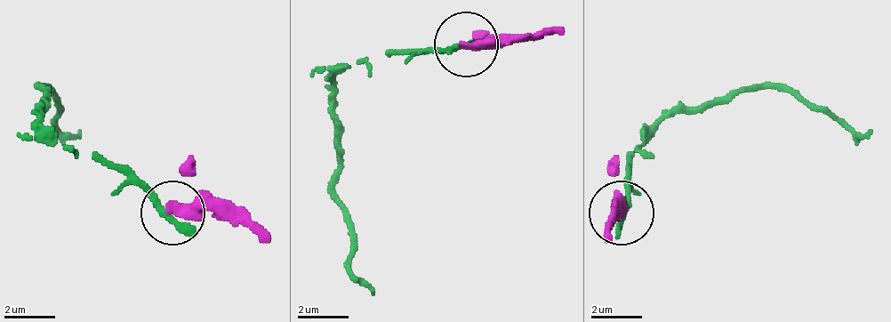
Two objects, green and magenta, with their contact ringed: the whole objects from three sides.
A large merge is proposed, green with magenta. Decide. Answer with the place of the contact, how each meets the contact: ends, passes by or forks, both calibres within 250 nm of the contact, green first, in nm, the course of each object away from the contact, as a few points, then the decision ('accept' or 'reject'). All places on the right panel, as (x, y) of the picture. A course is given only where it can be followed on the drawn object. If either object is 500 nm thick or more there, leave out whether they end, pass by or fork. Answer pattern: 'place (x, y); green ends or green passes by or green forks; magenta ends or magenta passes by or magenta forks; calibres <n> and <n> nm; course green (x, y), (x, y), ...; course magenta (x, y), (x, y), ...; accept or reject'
place (622, 213); green passes by; magenta ends; calibres 240 and 440 nm; course green (622, 214), (630, 150), (642, 144), (668, 118), (777, 86), (847, 124), (873, 131); course magenta (622, 214), (604, 240); reject

